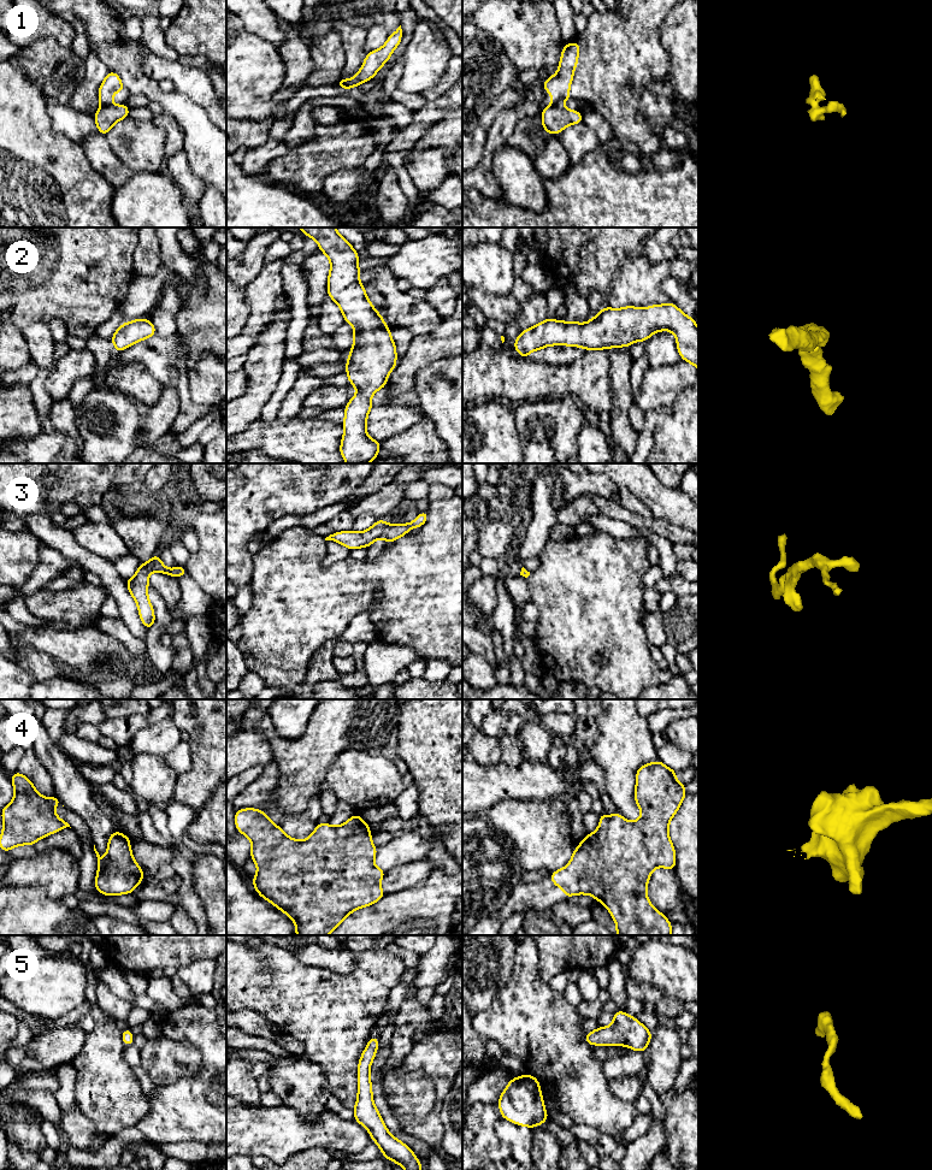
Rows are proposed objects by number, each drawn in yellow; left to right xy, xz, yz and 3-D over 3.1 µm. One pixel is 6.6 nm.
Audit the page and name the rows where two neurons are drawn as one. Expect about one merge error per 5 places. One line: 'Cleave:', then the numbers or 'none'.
Cleave: 1

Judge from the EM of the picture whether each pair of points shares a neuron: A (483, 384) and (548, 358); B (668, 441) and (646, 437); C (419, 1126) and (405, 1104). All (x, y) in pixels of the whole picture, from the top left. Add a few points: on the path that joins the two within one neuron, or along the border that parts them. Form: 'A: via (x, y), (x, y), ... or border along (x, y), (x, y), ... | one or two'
A: border along (571, 361), (564, 365), (542, 362) | two
B: border along (644, 429), (652, 436), (652, 450) | two
C: border along (436, 1100), (432, 1109), (424, 1117), (397, 1120) | two

